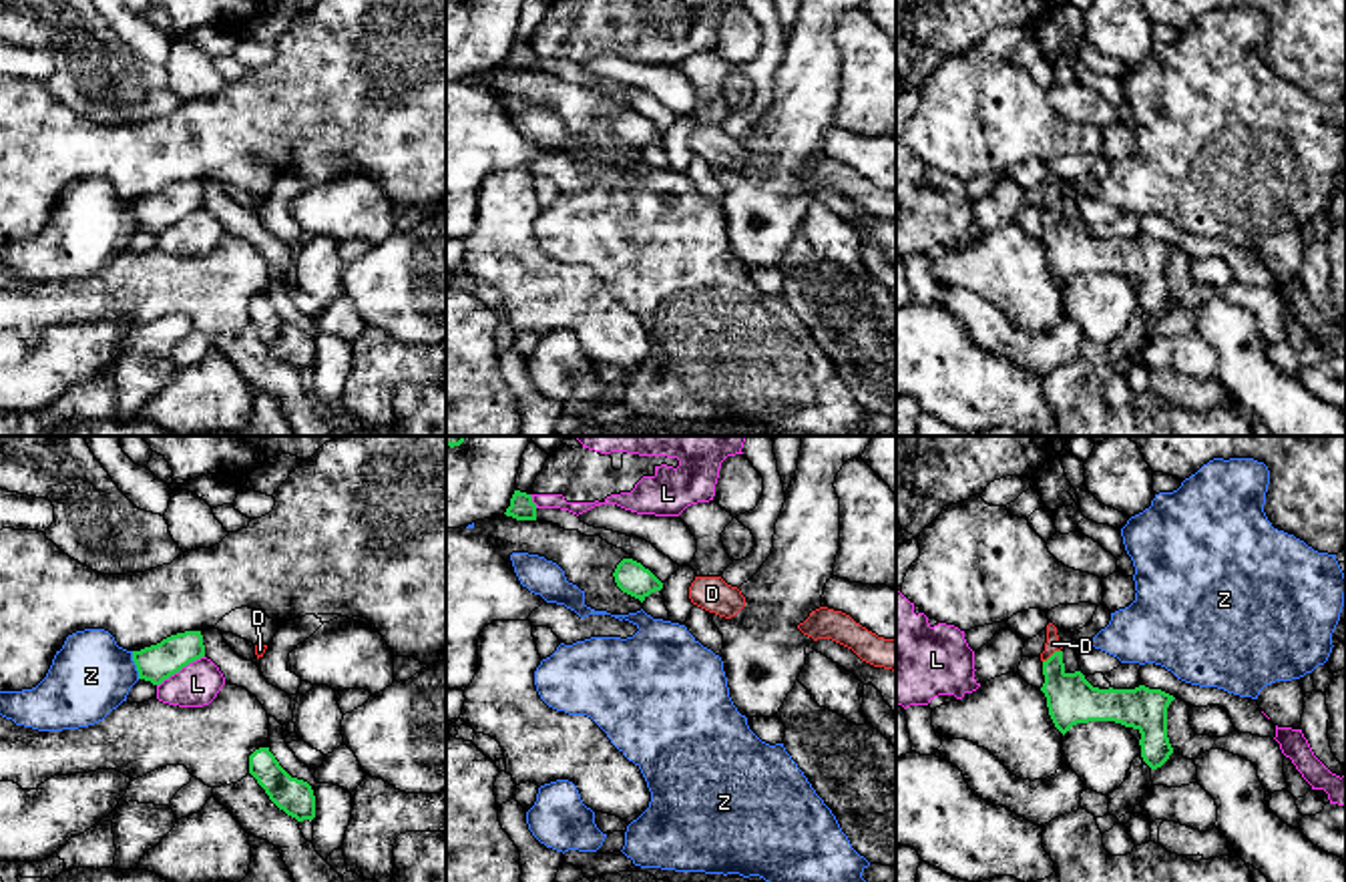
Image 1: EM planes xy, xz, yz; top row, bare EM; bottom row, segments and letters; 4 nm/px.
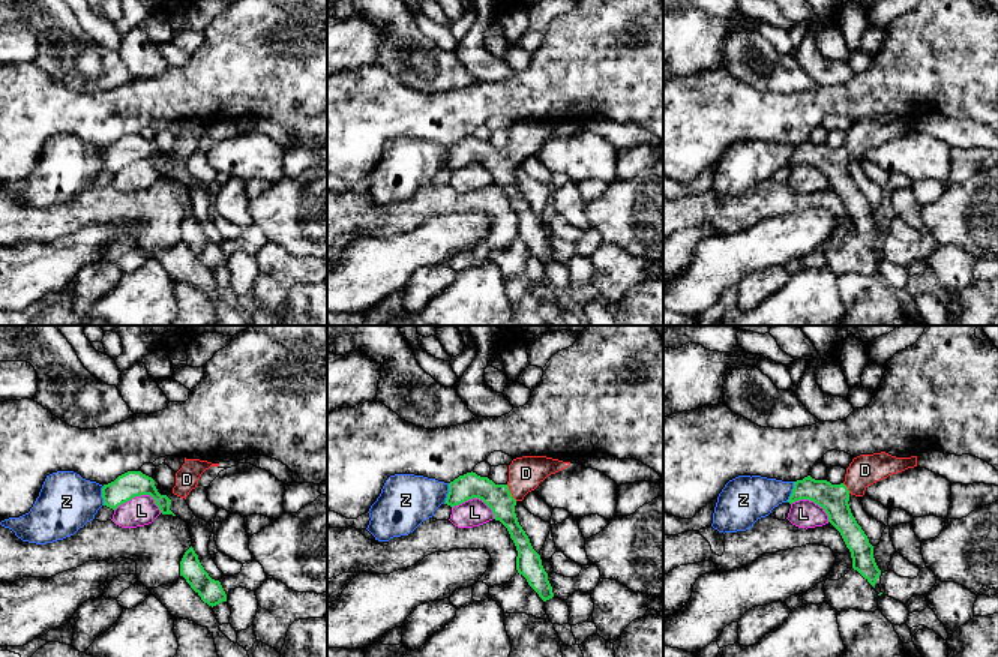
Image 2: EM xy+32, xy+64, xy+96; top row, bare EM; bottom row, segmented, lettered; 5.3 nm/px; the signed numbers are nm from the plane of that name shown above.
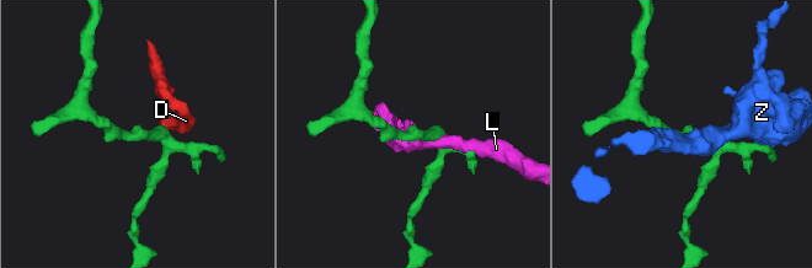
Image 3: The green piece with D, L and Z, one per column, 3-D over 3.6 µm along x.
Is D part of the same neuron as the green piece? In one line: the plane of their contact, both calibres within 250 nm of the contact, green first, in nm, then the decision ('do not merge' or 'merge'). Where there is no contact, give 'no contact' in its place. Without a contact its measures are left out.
yz | 200/60 nm | merge

